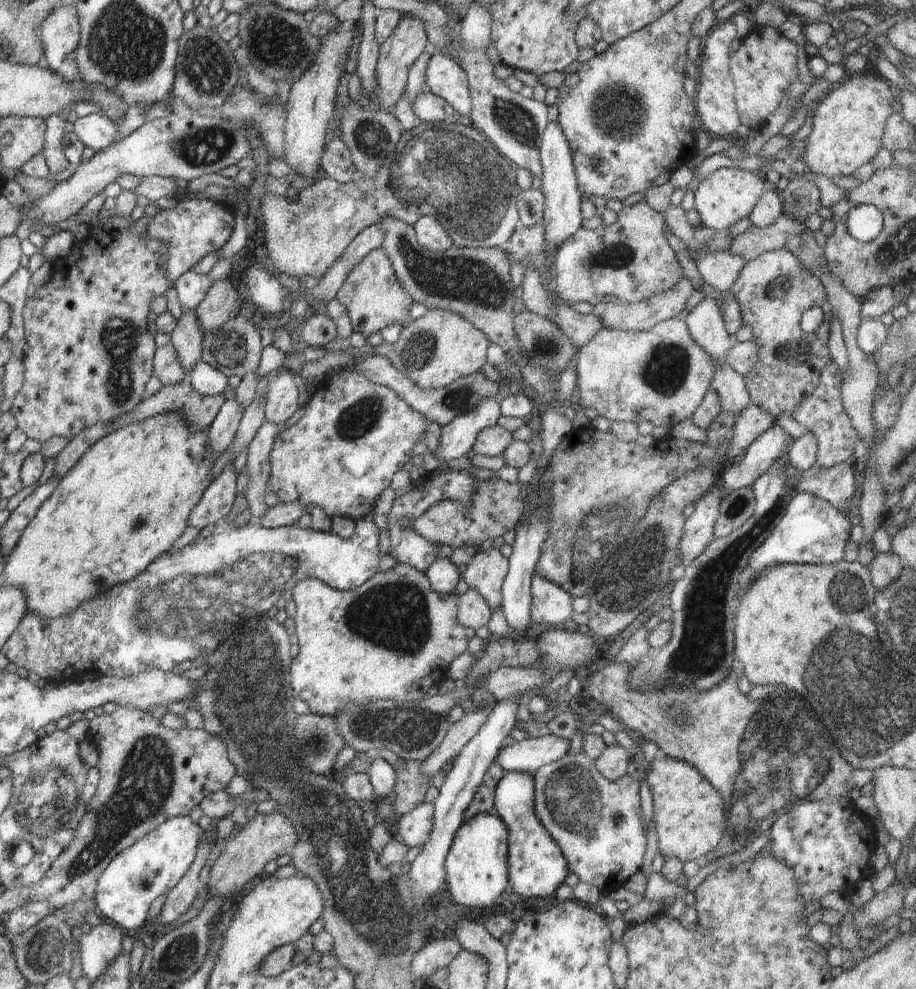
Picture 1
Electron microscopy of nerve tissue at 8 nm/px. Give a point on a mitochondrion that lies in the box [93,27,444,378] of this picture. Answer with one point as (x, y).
(205, 66)

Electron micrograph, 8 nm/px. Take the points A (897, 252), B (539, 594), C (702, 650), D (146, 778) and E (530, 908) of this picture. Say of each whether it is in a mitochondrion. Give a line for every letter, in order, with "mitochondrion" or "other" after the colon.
A: mitochondrion
B: other
C: mitochondrion
D: mitochondrion
E: other

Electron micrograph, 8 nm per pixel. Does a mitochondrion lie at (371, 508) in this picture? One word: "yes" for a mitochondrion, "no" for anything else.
no

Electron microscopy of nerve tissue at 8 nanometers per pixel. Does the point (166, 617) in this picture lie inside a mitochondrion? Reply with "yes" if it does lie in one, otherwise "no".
yes

